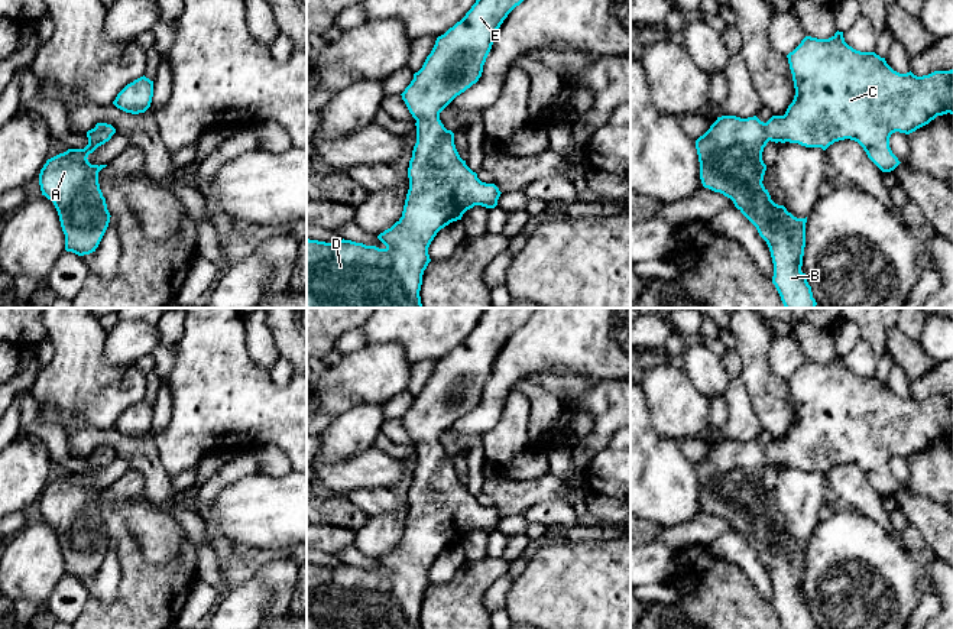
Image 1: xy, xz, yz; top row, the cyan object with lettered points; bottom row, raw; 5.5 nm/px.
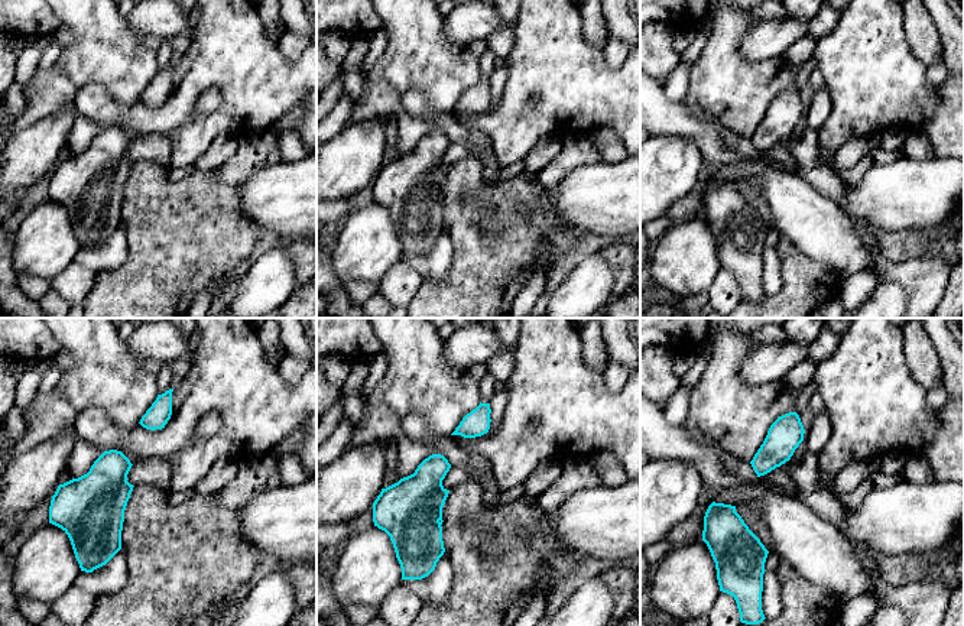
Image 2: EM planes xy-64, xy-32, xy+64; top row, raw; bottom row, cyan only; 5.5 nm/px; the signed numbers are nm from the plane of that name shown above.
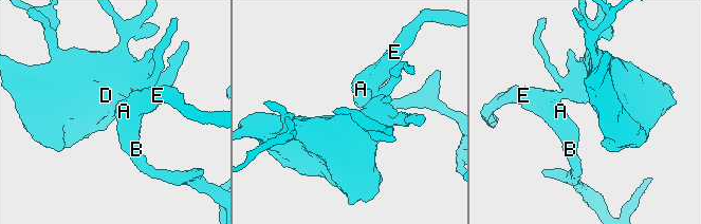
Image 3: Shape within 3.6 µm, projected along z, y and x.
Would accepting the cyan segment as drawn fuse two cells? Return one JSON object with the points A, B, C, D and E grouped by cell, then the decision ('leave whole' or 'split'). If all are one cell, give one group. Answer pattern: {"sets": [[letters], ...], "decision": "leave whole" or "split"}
{"sets": [["A", "B", "C", "D", "E"]], "decision": "leave whole"}

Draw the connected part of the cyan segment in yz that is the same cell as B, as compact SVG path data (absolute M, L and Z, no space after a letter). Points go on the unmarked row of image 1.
M839 354L829 363L805 360L787 382L795 419L785 438L772 440L766 447L756 440L717 441L696 464L696 473L703 510L730 522L766 565L774 587L772 607L782 628L817 629L807 600L801 596L807 541L797 542L771 523L762 508L766 495L764 471L771 464L826 474L834 466L850 463L863 471L882 496L891 496L901 487L889 471L892 457L910 458L937 440L953 438L953 393L923 401L911 395L899 398L875 376L860 376L849 370Z

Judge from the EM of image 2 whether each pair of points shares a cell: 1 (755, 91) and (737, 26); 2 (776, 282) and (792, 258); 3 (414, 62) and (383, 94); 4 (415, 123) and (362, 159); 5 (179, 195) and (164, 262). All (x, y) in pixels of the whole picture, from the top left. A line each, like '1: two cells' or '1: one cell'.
1: one cell
2: two cells
3: two cells
4: two cells
5: one cell

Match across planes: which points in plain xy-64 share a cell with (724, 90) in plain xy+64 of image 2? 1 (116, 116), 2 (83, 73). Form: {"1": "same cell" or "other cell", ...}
{"1": "other cell", "2": "same cell"}

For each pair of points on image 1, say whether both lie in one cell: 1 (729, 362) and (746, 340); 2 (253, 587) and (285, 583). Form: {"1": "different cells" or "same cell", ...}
{"1": "different cells", "2": "different cells"}

